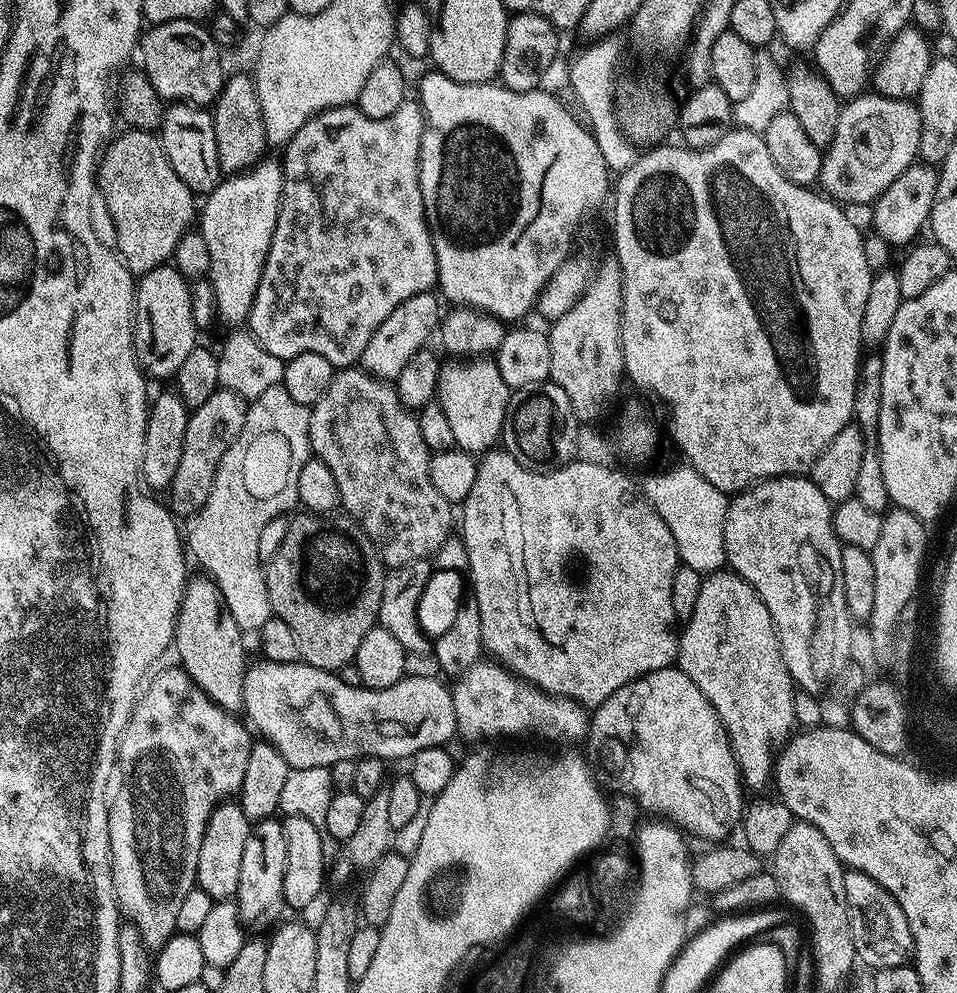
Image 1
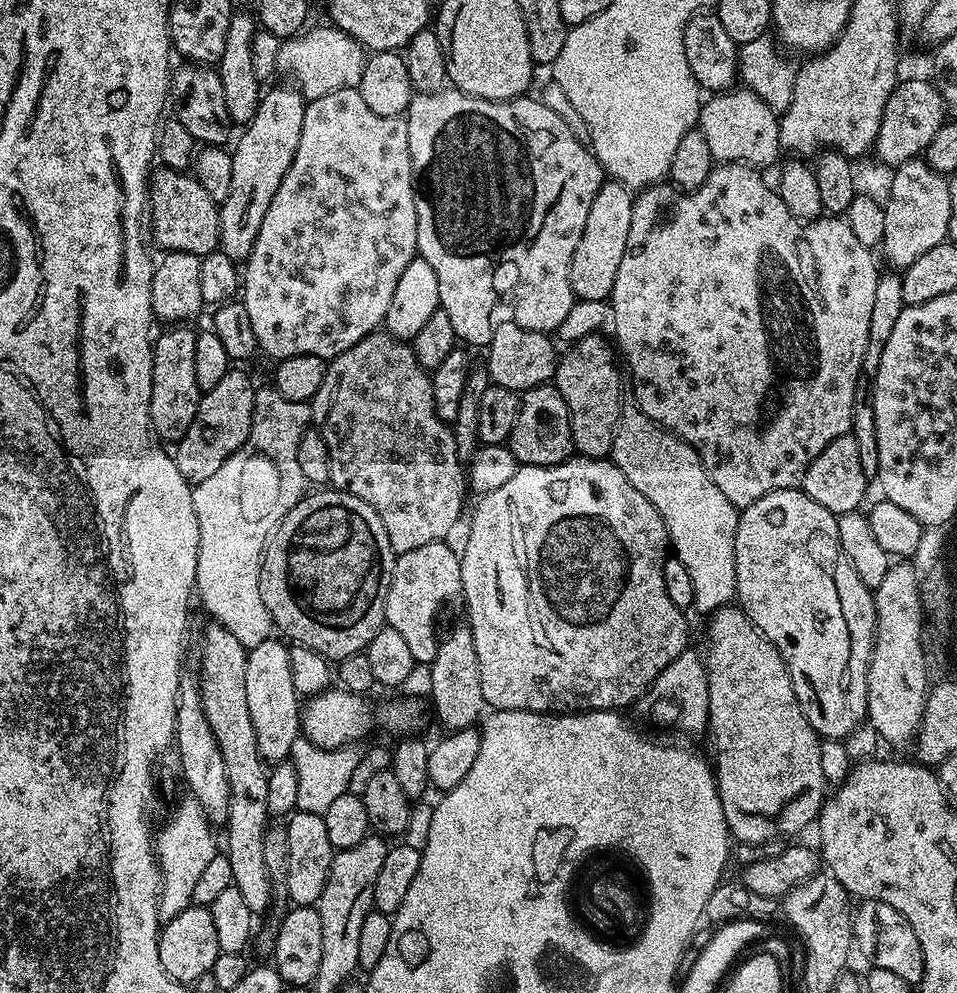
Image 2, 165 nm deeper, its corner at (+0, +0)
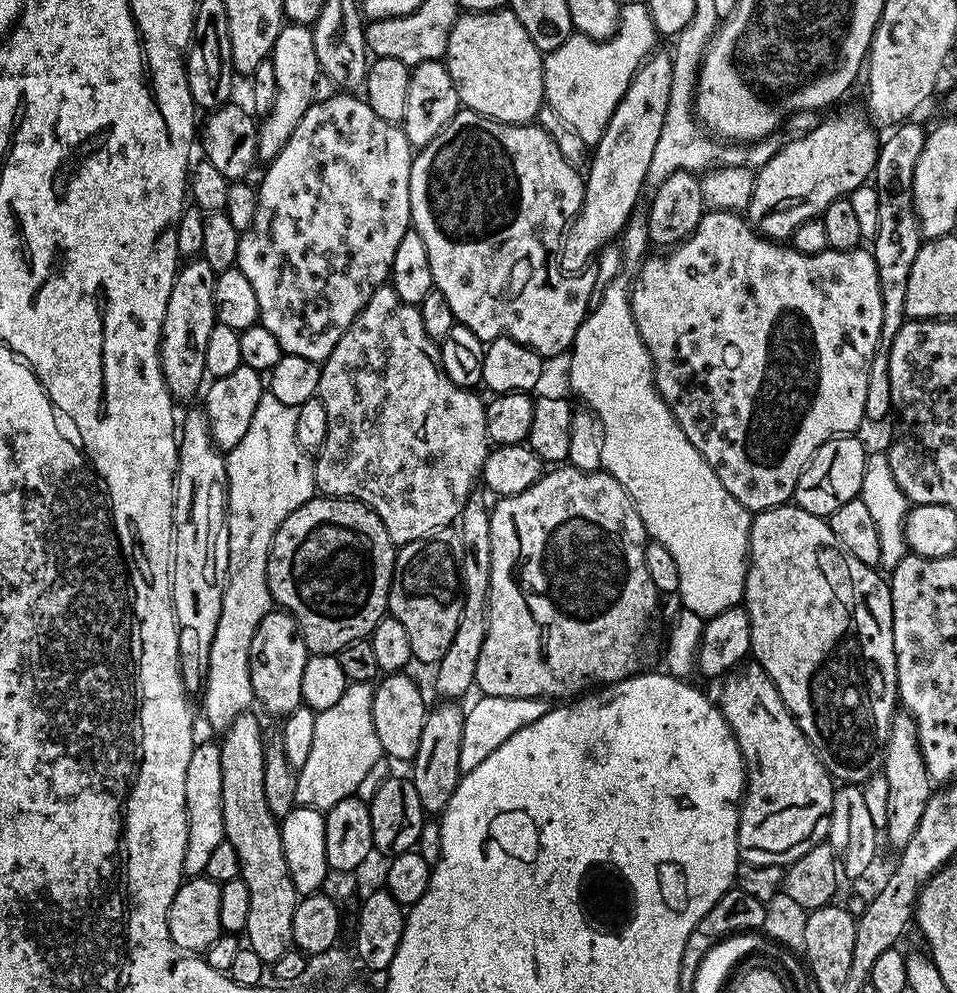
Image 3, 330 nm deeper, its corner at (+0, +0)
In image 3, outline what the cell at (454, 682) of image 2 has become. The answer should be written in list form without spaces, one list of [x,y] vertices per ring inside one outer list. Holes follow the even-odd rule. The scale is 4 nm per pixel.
[[[440,702],[437,708],[433,707],[429,711],[422,726],[422,742],[418,742],[418,754],[410,762],[410,778],[414,782],[414,790],[418,790],[418,798],[428,814],[444,811],[462,775],[458,766],[458,753],[462,747],[465,709],[458,705],[456,702]]]

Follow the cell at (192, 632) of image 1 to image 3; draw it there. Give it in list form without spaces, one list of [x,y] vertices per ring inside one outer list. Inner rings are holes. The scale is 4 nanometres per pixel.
[[[249,710],[236,716],[219,741],[222,766],[222,822],[225,824],[224,839],[234,846],[238,856],[239,879],[244,880],[250,890],[250,914],[246,918],[246,926],[243,930],[243,935],[248,936],[247,947],[258,954],[265,966],[275,966],[278,958],[282,958],[282,954],[286,954],[293,947],[294,910],[298,893],[290,878],[290,870],[286,866],[278,817],[270,814],[270,806],[266,806],[265,729],[260,728],[260,720],[254,713],[255,711]]]

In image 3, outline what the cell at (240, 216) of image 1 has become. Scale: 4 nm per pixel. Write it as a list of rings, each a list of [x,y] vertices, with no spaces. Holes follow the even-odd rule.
[[[285,23],[284,29],[278,34],[278,42],[274,42],[274,50],[270,57],[274,66],[274,78],[278,82],[278,94],[274,94],[274,106],[267,116],[259,121],[258,157],[261,161],[273,160],[290,142],[290,134],[294,134],[294,126],[302,122],[302,114],[314,103],[317,95],[316,80],[320,75],[318,54],[314,54],[314,38],[312,30],[306,24]]]

